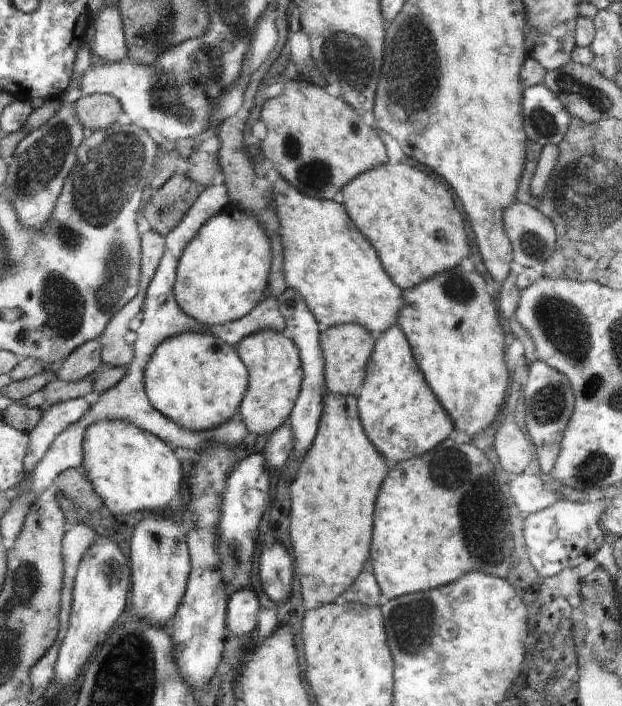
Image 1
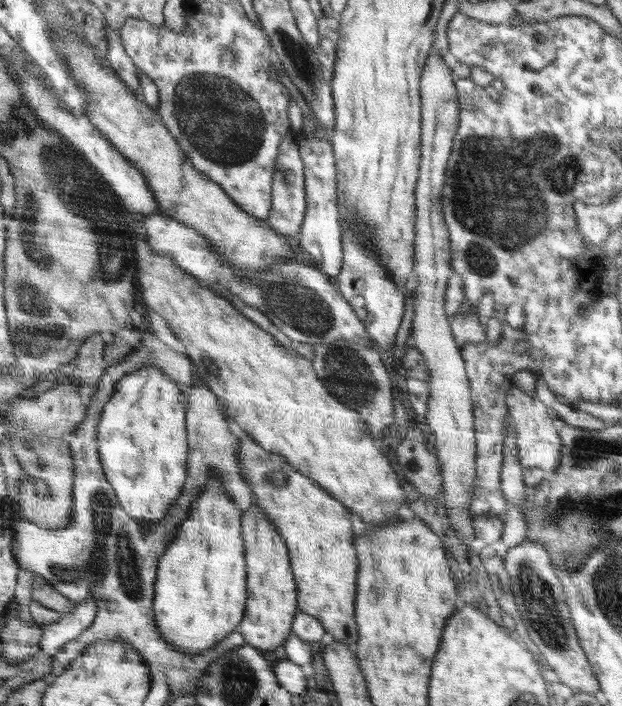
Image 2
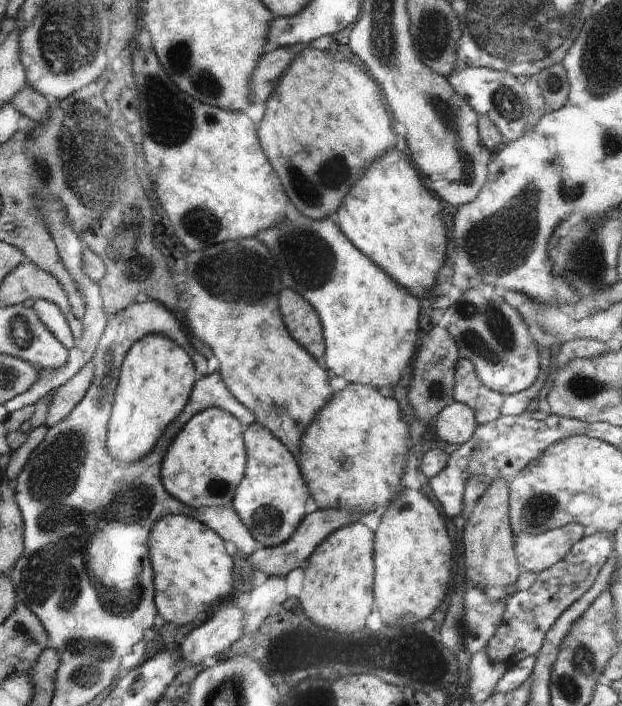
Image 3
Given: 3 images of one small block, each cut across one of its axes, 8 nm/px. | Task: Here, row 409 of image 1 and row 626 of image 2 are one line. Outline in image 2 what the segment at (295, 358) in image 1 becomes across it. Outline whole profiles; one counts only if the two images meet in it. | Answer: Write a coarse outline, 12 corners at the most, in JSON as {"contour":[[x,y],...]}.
{"contour":[[256,504],[241,515],[246,600],[237,630],[268,657],[299,611],[290,556]]}

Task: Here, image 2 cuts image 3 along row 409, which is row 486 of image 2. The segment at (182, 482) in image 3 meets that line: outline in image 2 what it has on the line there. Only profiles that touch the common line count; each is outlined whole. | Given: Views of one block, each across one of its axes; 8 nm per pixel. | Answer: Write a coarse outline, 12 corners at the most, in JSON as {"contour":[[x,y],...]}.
{"contour":[[210,476],[158,560],[154,622],[204,654],[246,610],[241,514]]}

